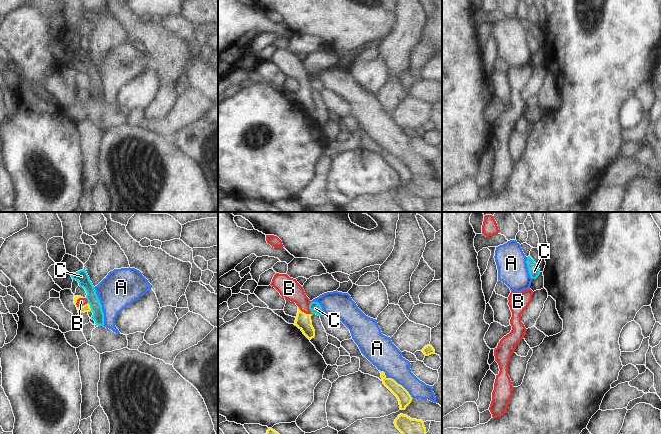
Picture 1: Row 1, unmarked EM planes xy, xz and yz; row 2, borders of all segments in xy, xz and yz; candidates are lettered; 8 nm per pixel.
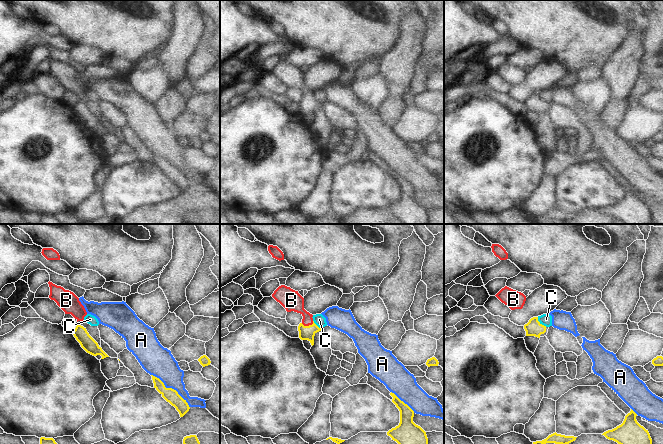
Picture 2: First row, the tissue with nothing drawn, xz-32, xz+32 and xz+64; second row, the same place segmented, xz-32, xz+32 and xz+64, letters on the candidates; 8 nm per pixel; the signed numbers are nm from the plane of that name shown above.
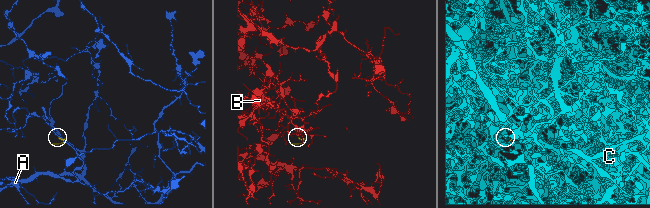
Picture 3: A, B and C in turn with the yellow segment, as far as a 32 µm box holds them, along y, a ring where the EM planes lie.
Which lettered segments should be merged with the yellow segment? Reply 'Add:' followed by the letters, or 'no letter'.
Add: B.

